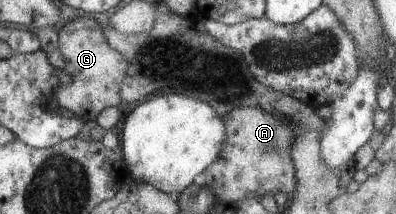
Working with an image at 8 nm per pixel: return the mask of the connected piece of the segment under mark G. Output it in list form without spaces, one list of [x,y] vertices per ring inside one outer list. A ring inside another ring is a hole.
[[[78,16],[69,20],[58,32],[58,47],[65,62],[63,70],[71,79],[67,85],[56,86],[56,92],[52,94],[59,108],[93,121],[105,108],[115,108],[120,104],[126,62],[122,54],[109,47],[103,29],[93,17]]]

